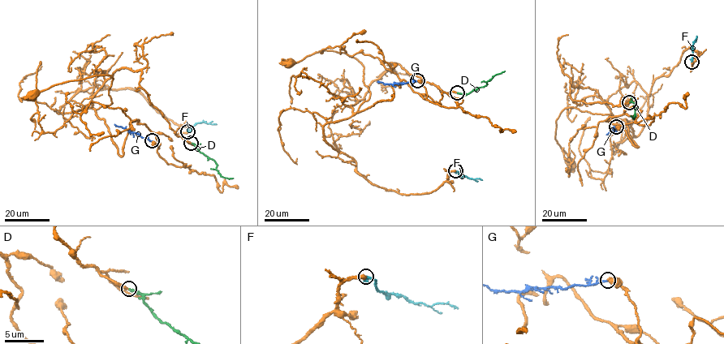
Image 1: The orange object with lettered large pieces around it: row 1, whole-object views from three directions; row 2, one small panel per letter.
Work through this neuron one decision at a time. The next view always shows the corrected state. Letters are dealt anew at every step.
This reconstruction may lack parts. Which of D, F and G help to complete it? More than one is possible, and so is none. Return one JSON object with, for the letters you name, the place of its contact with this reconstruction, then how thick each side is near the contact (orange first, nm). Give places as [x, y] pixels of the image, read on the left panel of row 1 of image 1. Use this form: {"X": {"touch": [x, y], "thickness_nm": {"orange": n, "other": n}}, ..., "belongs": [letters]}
{"D": {"touch": [191, 143], "thickness_nm": {"orange": 280, "other": 260}}, "belongs": ["D"]}

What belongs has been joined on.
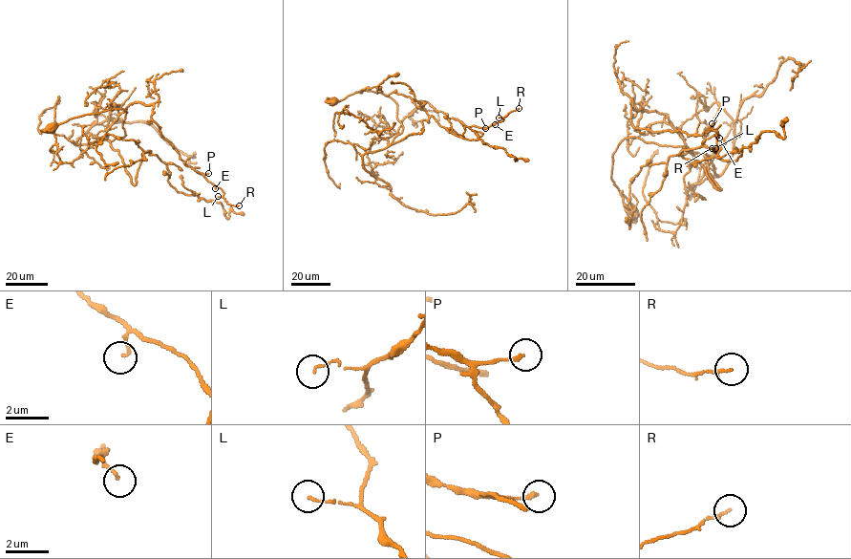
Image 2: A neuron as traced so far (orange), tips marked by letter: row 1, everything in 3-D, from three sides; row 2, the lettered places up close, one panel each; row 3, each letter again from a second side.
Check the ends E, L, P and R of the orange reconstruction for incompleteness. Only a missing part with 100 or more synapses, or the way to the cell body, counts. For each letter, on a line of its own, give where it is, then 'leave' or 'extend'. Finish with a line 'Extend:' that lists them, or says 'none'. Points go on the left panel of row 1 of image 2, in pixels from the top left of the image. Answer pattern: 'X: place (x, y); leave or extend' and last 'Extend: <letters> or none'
E: place (215, 188); leave
L: place (218, 196); leave
P: place (208, 173); leave
R: place (239, 205); leave
Extend: none

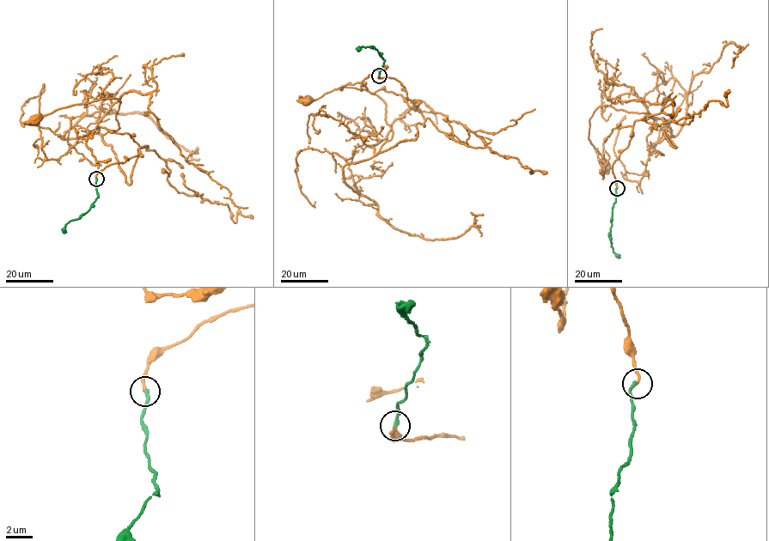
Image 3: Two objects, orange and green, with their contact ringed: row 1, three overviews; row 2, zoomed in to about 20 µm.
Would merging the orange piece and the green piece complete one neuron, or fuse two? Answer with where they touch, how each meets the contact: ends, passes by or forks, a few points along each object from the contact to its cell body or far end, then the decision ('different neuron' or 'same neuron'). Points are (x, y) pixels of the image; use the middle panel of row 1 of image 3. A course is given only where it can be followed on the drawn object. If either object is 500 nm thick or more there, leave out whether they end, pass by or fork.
(379, 75) | orange ends | green ends | orange via (379, 75), (396, 78), (424, 122), (414, 139), (381, 152), (393, 132), (375, 94), (339, 87), (307, 100) | green via (379, 75), (385, 60), (379, 51), (370, 46), (358, 46), (359, 50) | same neuron

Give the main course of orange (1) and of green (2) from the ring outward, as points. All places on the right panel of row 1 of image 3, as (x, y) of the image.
1: (617, 188), (613, 164), (634, 122), (646, 114), (676, 147), (664, 122), (598, 106), (588, 139), (605, 165)
2: (617, 188), (609, 237), (613, 252), (620, 258)

